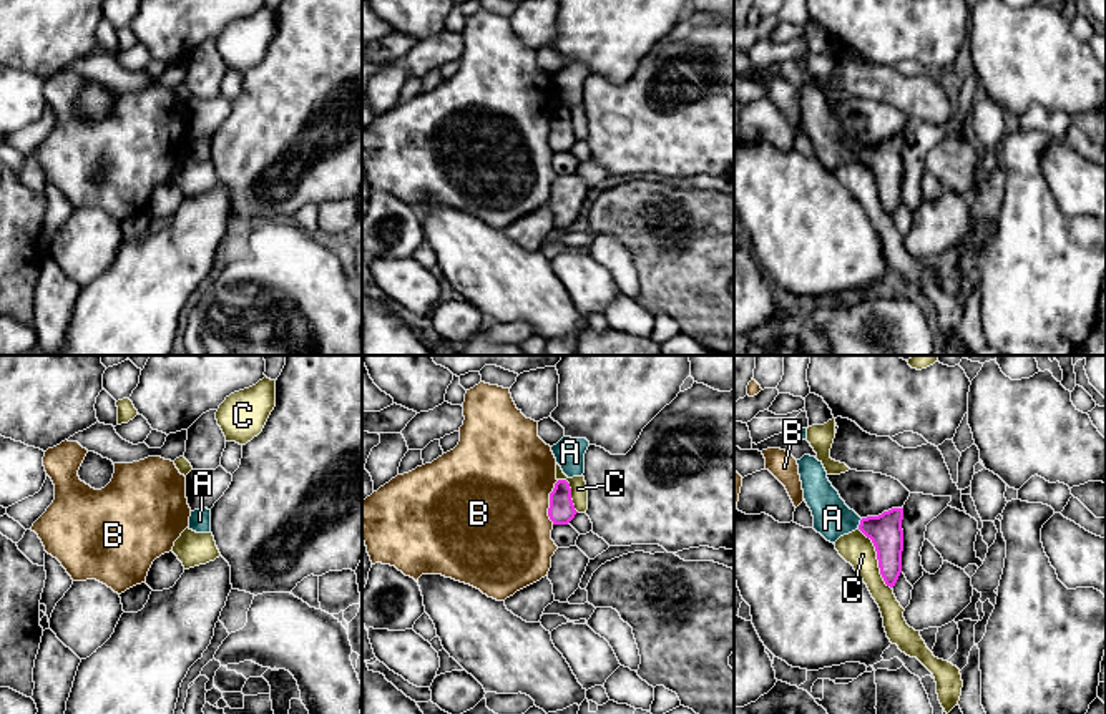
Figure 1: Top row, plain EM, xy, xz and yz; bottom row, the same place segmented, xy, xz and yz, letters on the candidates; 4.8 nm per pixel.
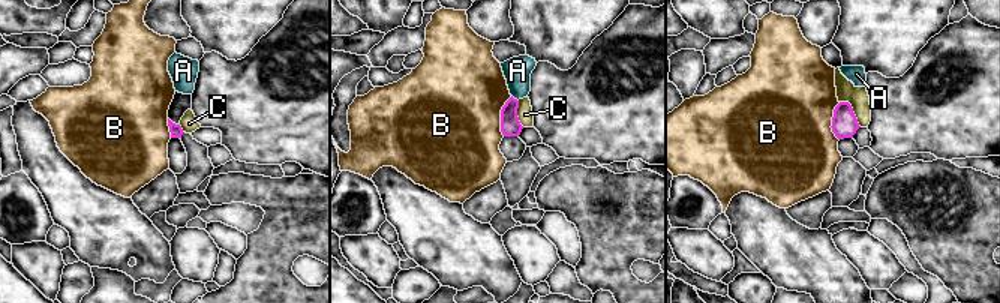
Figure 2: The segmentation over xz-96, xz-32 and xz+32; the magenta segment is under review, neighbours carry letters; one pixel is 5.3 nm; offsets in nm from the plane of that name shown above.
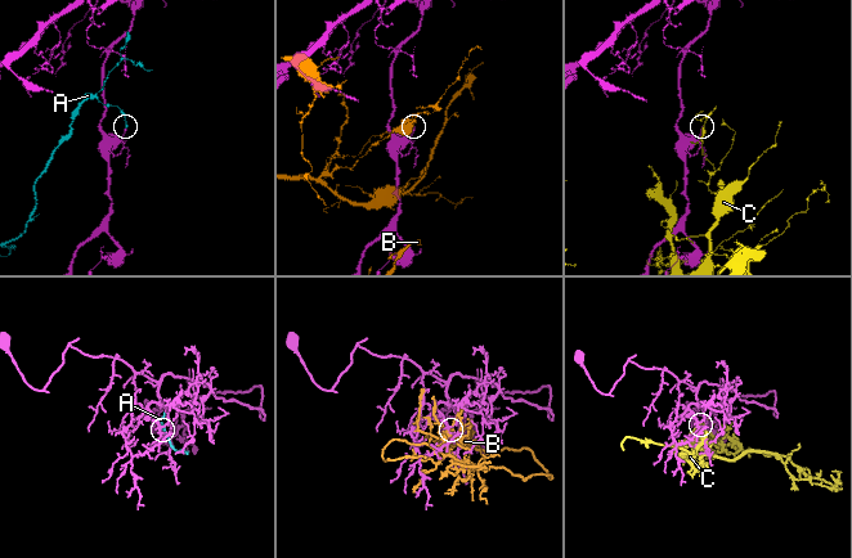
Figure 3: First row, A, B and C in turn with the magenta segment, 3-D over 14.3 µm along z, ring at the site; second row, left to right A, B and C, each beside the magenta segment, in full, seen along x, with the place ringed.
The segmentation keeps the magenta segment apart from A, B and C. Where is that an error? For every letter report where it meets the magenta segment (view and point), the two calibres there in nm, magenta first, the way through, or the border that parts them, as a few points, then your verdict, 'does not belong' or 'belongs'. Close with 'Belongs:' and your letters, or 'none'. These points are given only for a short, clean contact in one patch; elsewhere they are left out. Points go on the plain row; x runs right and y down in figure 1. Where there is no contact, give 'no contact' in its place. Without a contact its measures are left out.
A: yz (861, 151) | 160/190 nm | along yz (862, 146), (857, 156) | does not belong
B: xz (550, 130) | 130/500 nm | does not belong
C: yz (877, 186) | 160/160 nm | does not belong
Belongs: none

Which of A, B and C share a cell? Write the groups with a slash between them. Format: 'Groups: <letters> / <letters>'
Groups: A / B / C

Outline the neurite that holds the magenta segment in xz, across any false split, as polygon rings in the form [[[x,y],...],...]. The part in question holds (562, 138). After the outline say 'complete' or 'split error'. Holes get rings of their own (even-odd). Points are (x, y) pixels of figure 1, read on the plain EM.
[[[558,108],[550,121],[548,144],[553,153],[568,153],[578,139],[571,128],[571,116],[566,108]]] | complete

